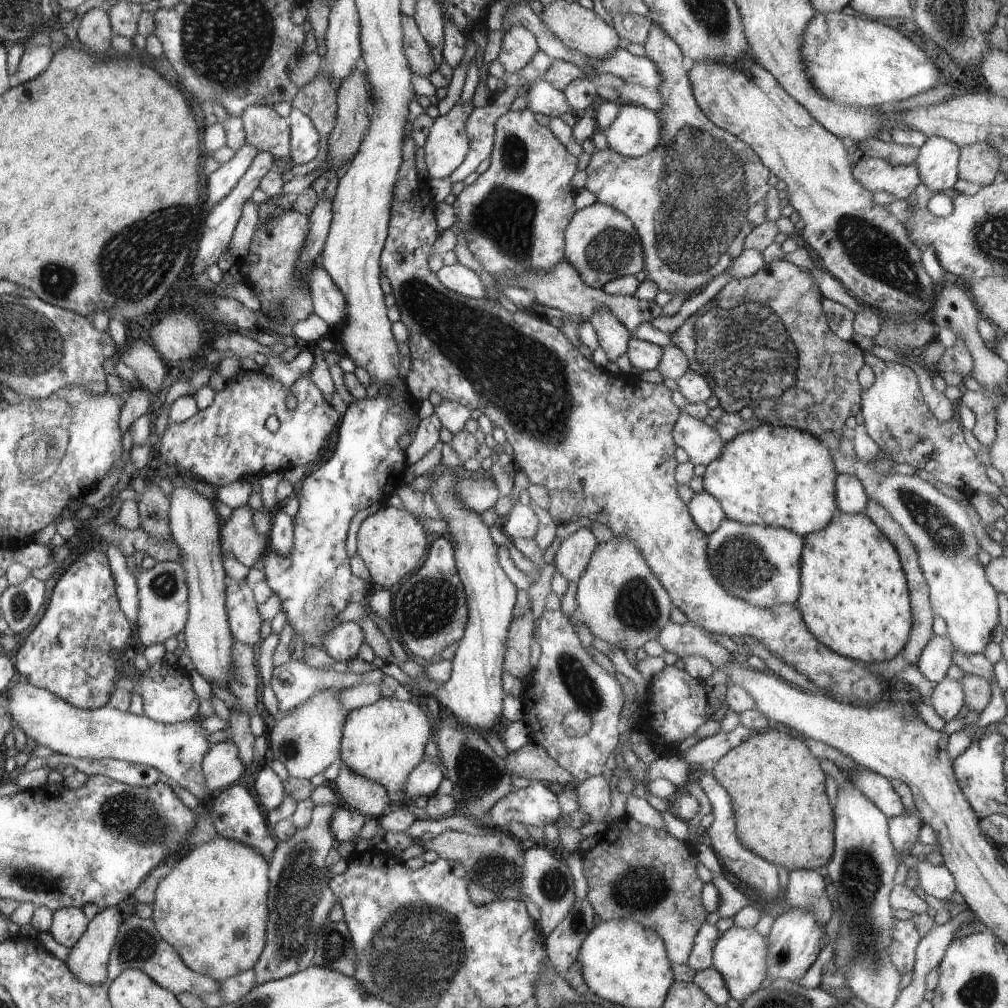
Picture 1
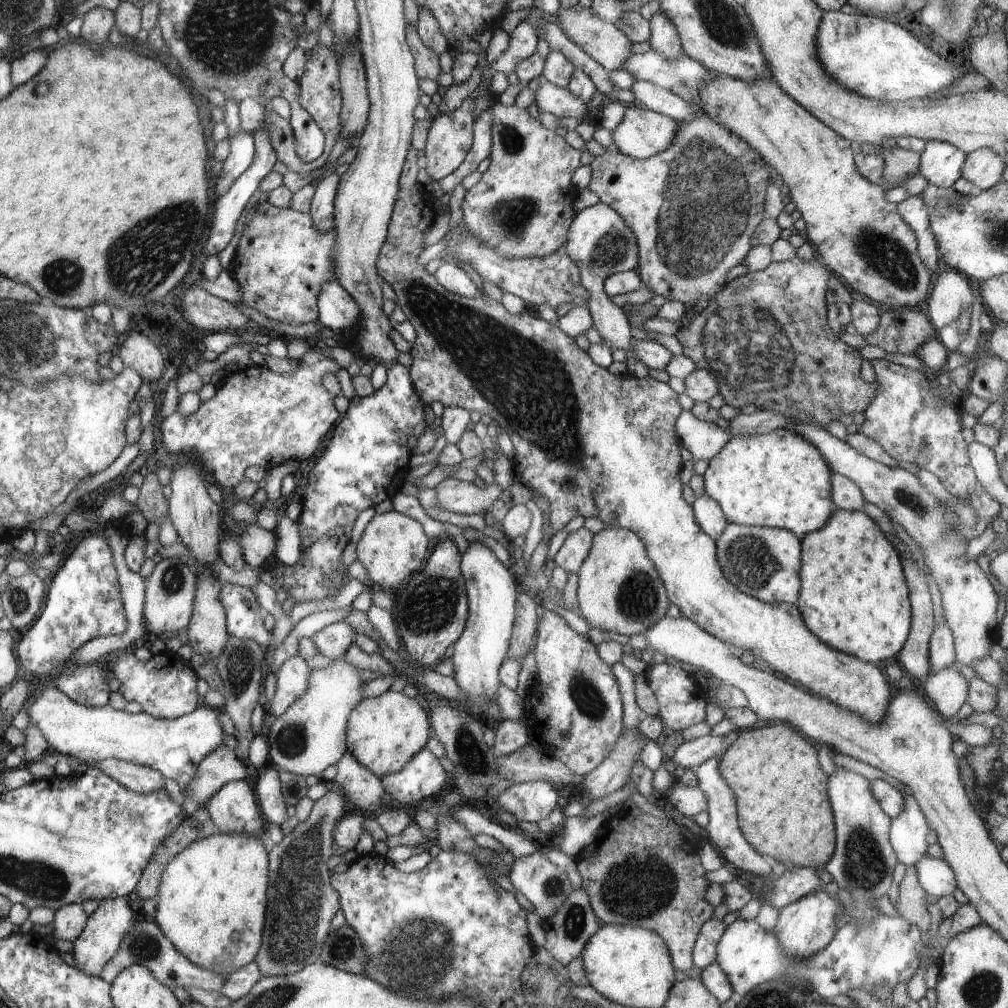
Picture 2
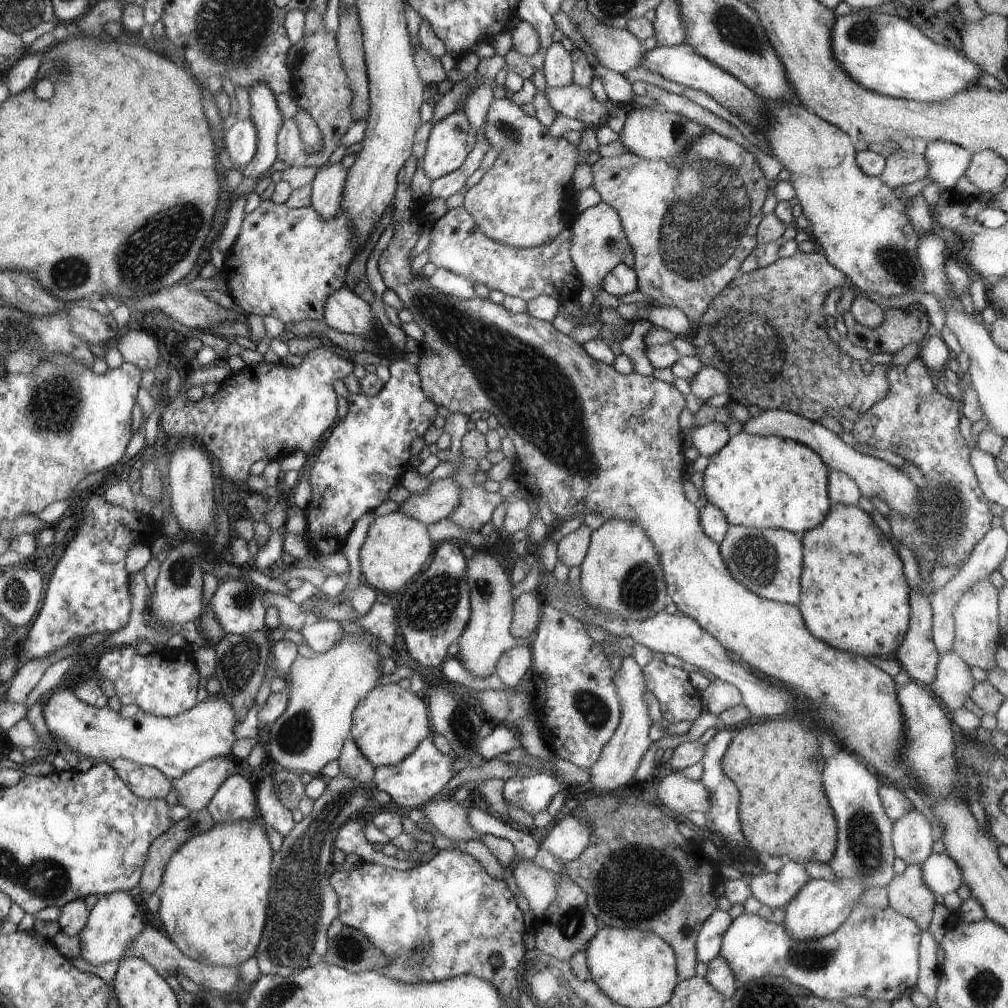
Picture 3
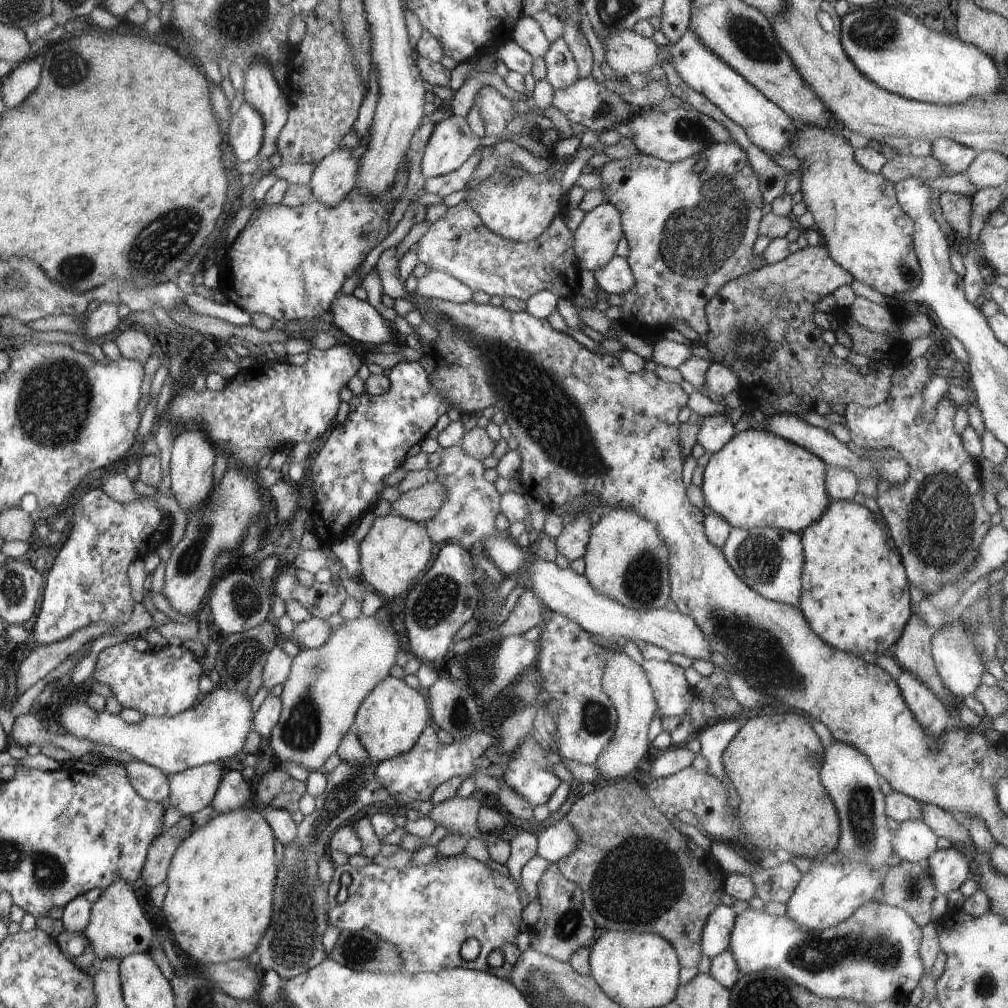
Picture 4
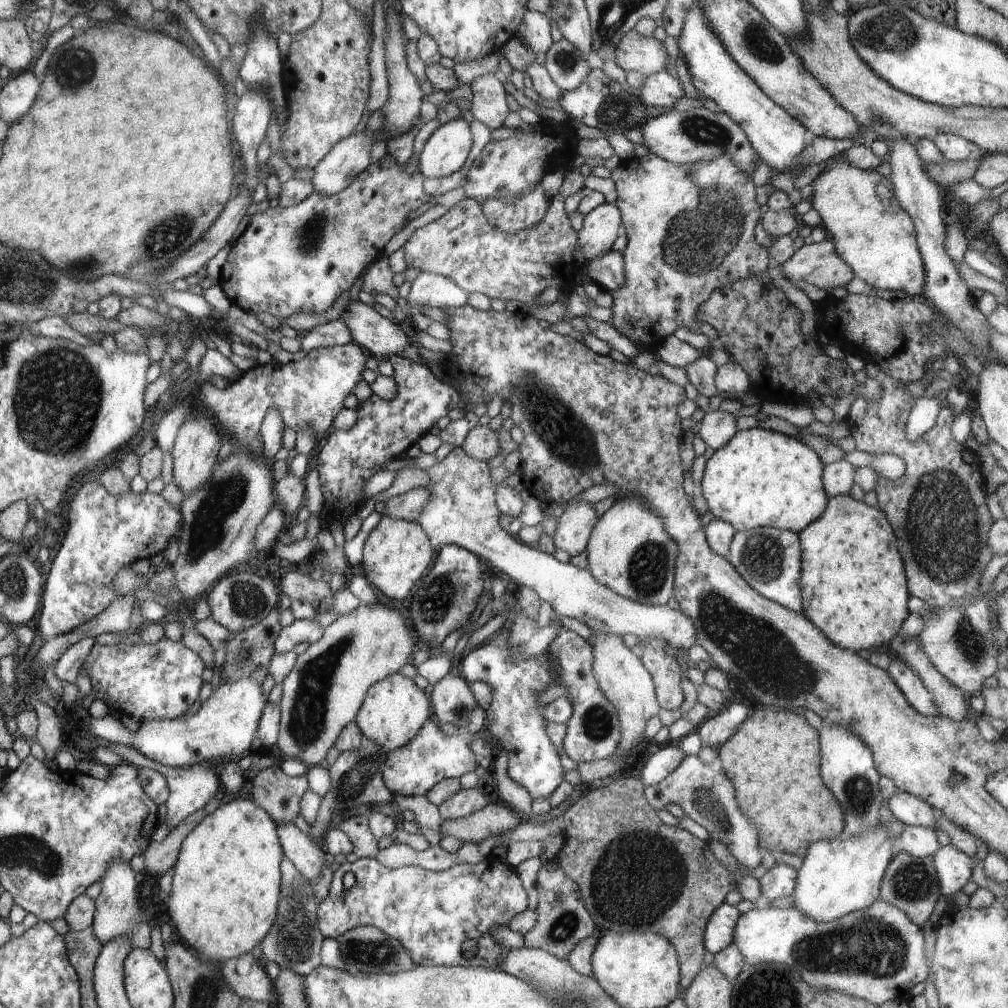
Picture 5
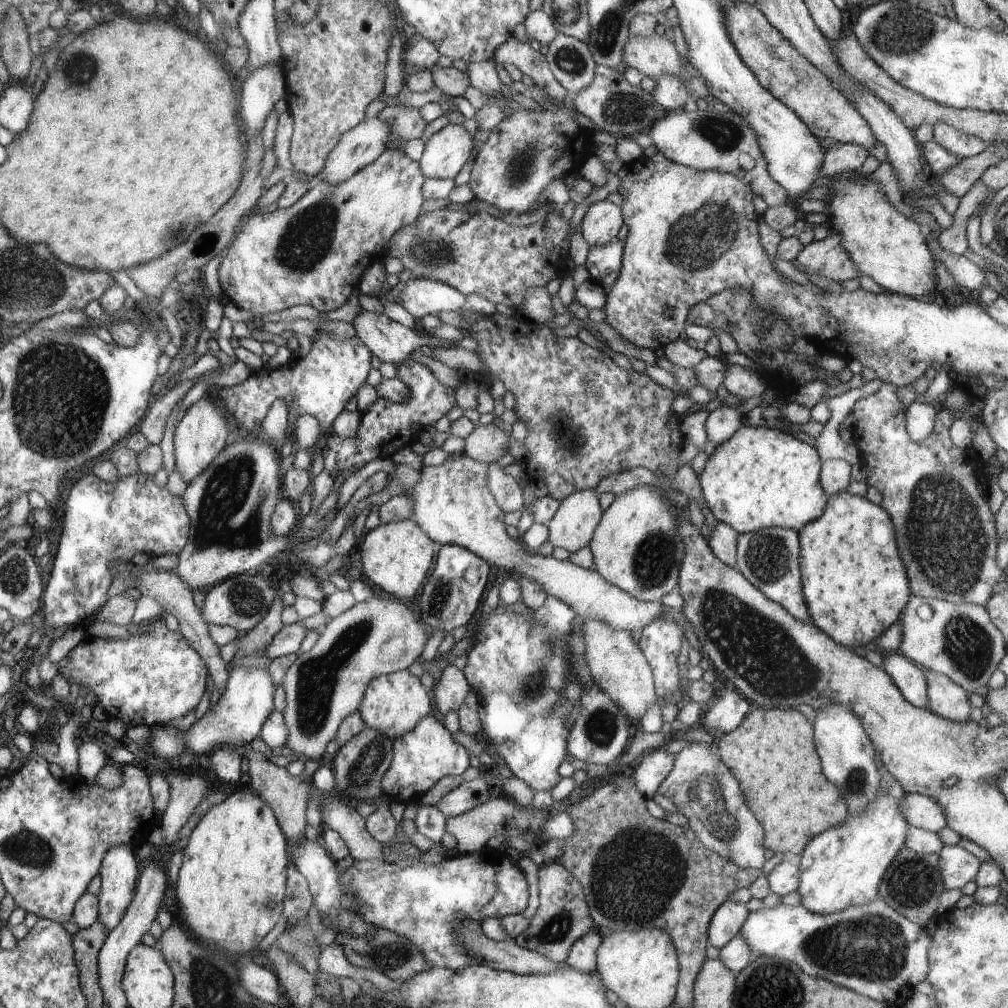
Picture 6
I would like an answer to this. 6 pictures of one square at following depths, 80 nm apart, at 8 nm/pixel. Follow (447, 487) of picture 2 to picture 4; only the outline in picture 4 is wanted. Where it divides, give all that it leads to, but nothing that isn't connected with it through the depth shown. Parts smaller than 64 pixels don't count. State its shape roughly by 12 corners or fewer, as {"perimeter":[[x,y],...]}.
{"perimeter":[[440,482],[401,493],[391,512],[430,522],[446,502]]}

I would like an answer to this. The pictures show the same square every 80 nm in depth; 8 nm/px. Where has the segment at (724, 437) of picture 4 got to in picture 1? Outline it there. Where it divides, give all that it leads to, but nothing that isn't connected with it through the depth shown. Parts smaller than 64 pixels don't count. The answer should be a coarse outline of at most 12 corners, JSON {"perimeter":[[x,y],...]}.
{"perimeter":[[679,415],[672,434],[695,465],[708,466],[725,445],[714,427]]}

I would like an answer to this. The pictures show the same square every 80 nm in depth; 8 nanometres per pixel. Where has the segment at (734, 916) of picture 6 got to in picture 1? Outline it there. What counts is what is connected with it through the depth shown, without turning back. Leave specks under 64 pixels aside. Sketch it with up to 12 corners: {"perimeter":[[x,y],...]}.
{"perimeter":[[716,925],[696,933],[686,965],[696,972],[714,966]]}

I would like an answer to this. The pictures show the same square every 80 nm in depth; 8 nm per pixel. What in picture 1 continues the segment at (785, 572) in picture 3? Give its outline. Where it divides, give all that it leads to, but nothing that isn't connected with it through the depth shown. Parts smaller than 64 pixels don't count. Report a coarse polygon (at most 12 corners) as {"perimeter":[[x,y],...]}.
{"perimeter":[[724,517],[711,573],[762,609],[798,600],[803,537]]}

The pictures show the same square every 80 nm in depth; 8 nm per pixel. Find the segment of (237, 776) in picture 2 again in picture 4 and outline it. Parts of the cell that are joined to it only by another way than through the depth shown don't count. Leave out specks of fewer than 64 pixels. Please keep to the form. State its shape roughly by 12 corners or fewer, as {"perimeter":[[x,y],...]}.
{"perimeter":[[230,764],[168,774],[171,806],[182,816],[211,805]]}

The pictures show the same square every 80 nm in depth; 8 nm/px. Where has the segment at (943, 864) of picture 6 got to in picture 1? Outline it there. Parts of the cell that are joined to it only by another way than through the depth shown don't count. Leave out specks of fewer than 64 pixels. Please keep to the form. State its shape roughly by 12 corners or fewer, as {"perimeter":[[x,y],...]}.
{"perimeter":[[916,862],[924,897],[948,901],[955,878],[945,866]]}

